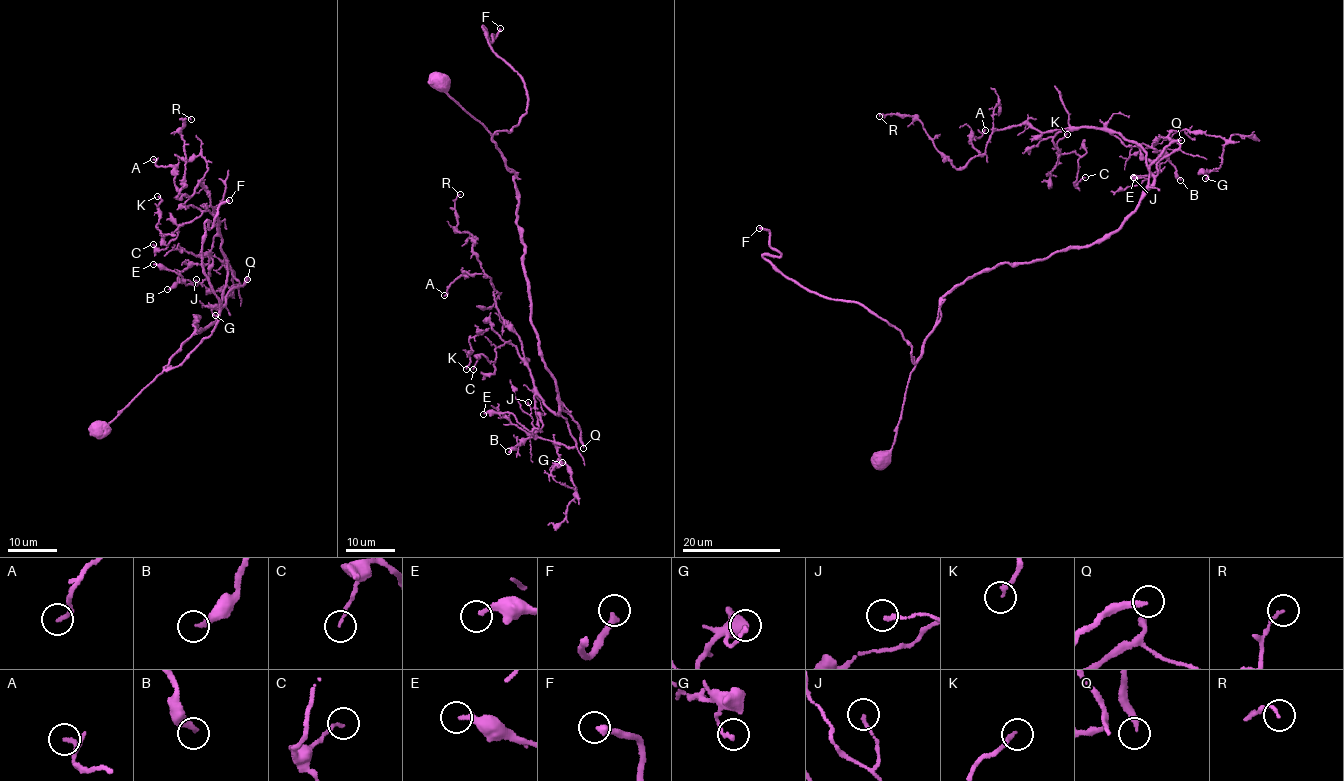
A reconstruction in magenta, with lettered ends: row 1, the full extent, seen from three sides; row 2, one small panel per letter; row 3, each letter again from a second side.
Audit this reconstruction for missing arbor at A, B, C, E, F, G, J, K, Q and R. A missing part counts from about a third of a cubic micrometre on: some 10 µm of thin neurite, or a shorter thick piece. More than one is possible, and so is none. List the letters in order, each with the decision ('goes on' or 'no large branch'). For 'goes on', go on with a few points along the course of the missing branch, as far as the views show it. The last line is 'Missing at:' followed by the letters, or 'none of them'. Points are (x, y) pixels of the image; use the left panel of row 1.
A: no large branch
B: no large branch
C: no large branch
E: no large branch
F: goes on
G: no large branch
J: no large branch
K: no large branch
Q: goes on
R: no large branch
Missing at: F, Q

